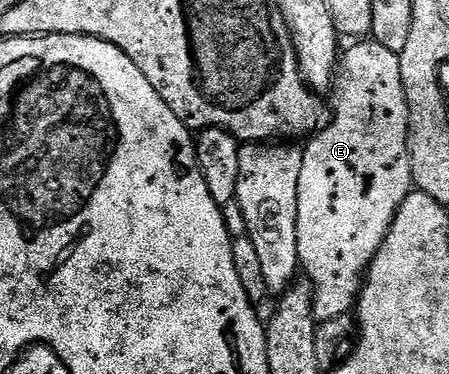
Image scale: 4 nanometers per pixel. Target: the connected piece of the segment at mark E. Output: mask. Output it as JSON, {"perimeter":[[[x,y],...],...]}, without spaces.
{"perimeter":[[[364,38],[359,42],[349,44],[352,45],[349,48],[347,45],[343,49],[342,59],[338,64],[338,88],[340,84],[340,97],[336,100],[336,117],[324,129],[321,127],[307,141],[307,143],[309,142],[308,145],[303,145],[304,157],[302,158],[302,170],[300,175],[298,175],[297,258],[302,265],[303,275],[312,286],[312,309],[314,310],[317,321],[346,316],[355,309],[360,289],[364,286],[364,277],[368,268],[372,265],[374,257],[380,253],[382,242],[394,222],[396,211],[399,210],[401,202],[408,197],[408,193],[413,191],[414,188],[412,171],[410,170],[410,158],[408,157],[408,125],[410,123],[410,113],[408,110],[406,90],[402,86],[400,57],[397,53],[386,50],[386,46],[382,46],[377,40],[371,38]]]}

